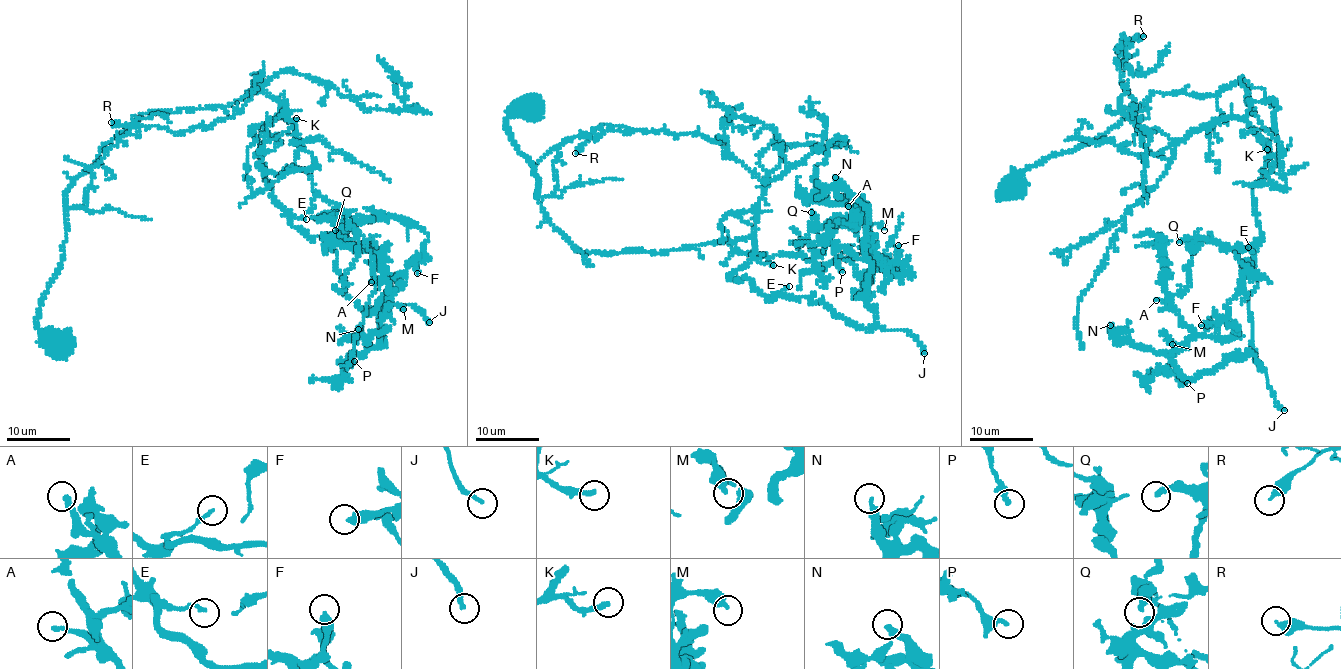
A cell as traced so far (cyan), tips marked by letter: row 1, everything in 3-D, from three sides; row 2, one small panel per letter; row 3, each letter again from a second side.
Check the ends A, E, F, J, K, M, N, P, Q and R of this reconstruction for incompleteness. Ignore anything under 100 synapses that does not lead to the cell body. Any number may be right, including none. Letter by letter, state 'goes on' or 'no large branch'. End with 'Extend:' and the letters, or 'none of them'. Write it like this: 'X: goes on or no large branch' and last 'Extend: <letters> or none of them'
A: no large branch
E: no large branch
F: no large branch
J: goes on
K: goes on
M: no large branch
N: no large branch
P: no large branch
Q: no large branch
R: no large branch
Extend: J, K

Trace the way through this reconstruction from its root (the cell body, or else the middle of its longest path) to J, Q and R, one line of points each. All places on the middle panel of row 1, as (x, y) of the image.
J: (749, 260), (728, 277), (738, 282), (745, 276), (770, 299), (822, 298), (856, 326), (908, 331), (924, 353)
Q: (749, 260), (728, 277), (876, 326), (862, 216), (828, 227), (811, 212)
R: (749, 260), (751, 238), (662, 253), (571, 246), (537, 197), (557, 186), (556, 148), (601, 126), (575, 153)

